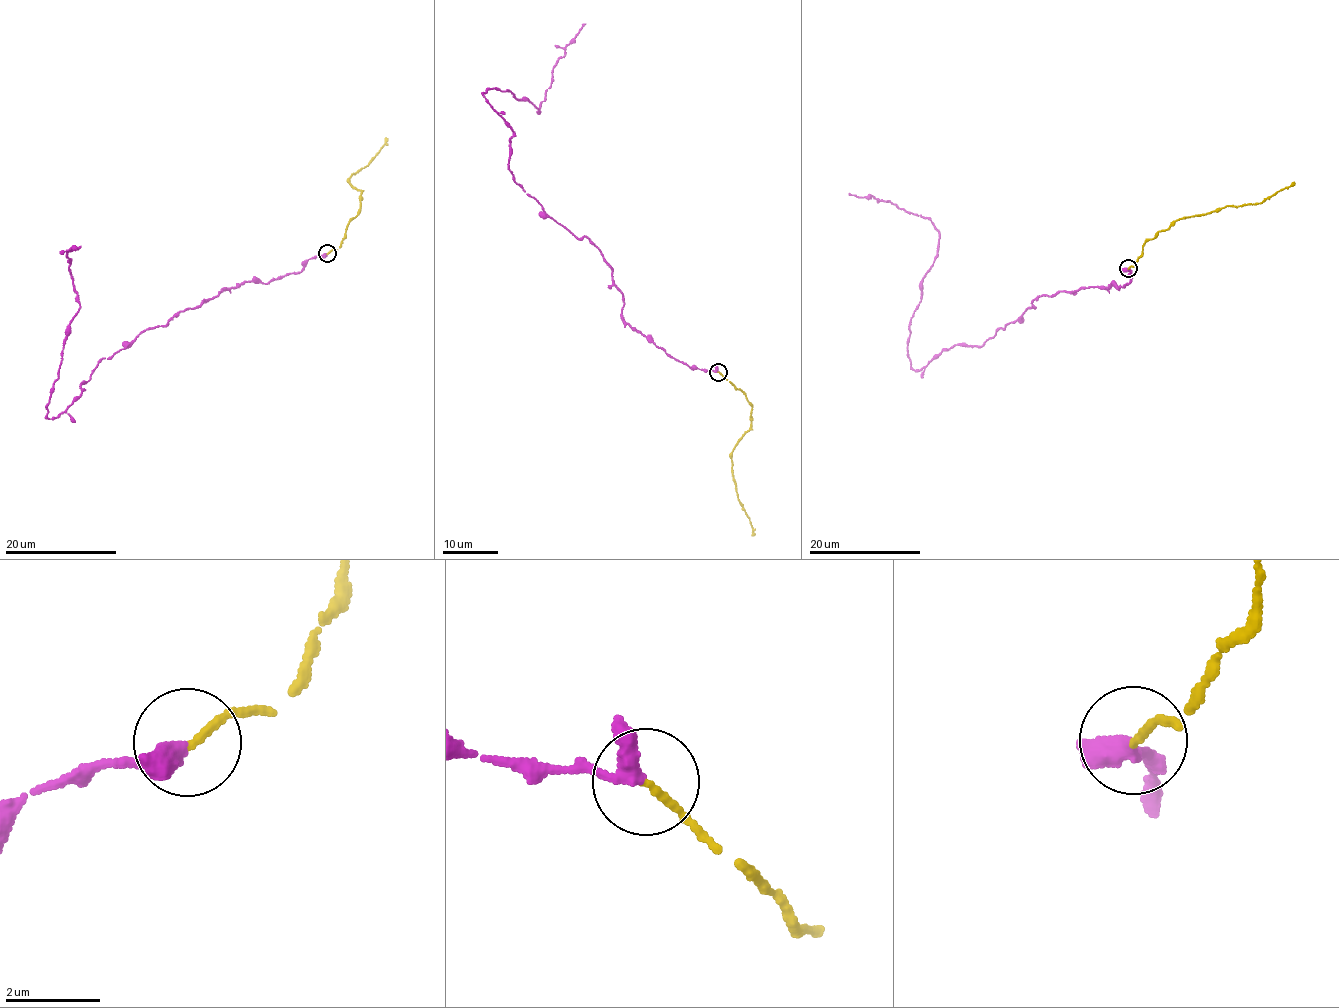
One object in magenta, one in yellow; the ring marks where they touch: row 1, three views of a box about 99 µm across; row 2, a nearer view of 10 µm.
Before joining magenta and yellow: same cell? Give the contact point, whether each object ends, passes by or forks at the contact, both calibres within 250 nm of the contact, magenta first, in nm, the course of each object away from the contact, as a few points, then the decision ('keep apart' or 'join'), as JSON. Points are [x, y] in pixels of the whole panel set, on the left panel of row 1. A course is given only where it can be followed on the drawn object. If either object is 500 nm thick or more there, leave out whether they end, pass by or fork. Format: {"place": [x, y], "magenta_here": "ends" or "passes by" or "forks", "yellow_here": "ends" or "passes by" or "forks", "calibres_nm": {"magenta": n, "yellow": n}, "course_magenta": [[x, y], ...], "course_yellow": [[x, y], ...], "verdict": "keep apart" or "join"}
{"place": [327, 253], "magenta_here": "passes by", "yellow_here": "ends", "calibres_nm": {"magenta": 300, "yellow": 160}, "course_magenta": [[327, 253], [147, 328], [102, 359], [80, 394], [49, 418], [66, 326], [80, 306], [66, 254], [80, 246]], "course_yellow": [[327, 253], [339, 248], [346, 226], [361, 207], [361, 192], [352, 186], [349, 179], [380, 151], [386, 139]], "verdict": "join"}

